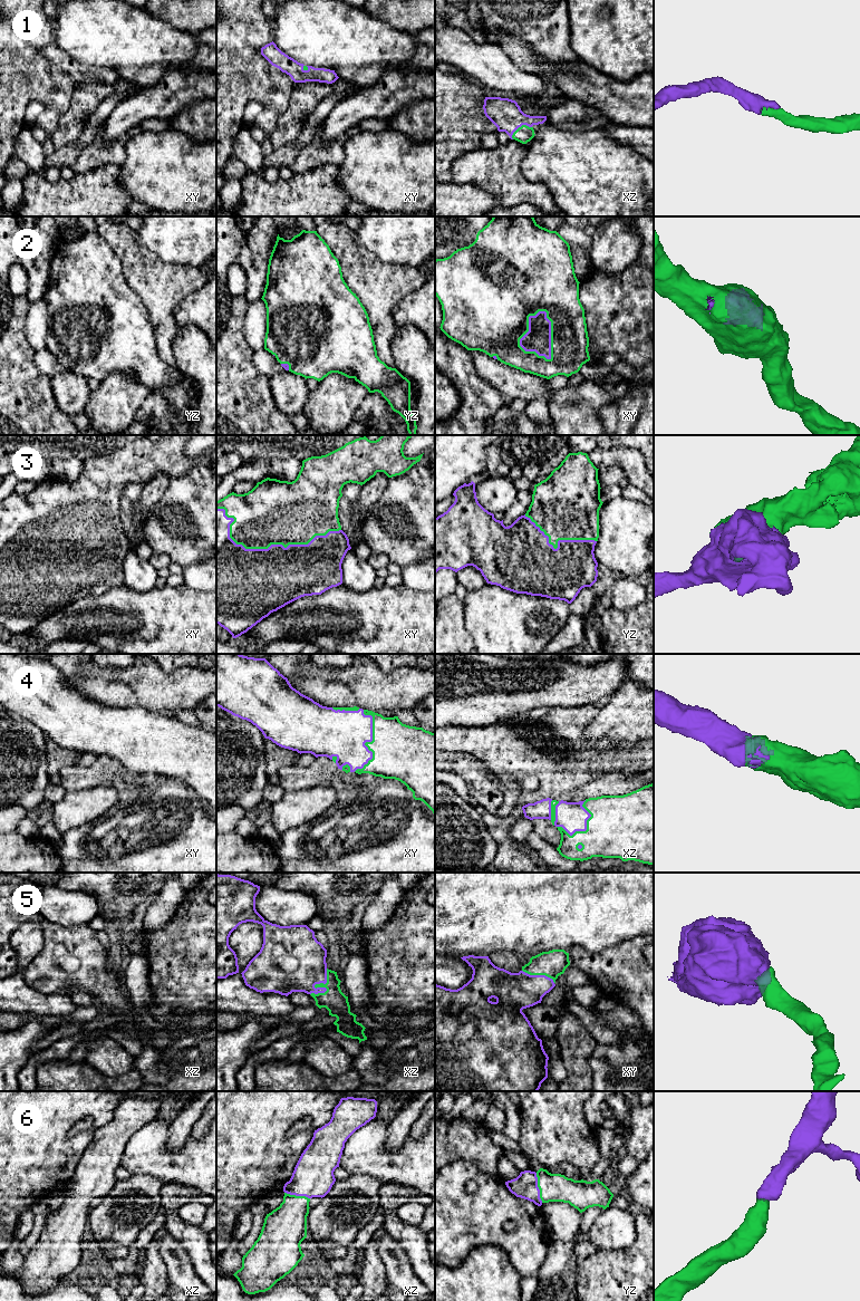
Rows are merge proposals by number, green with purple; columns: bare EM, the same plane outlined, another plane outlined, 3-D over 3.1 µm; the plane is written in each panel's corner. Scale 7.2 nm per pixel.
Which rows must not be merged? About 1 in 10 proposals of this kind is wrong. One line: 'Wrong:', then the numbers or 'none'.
Wrong: none

